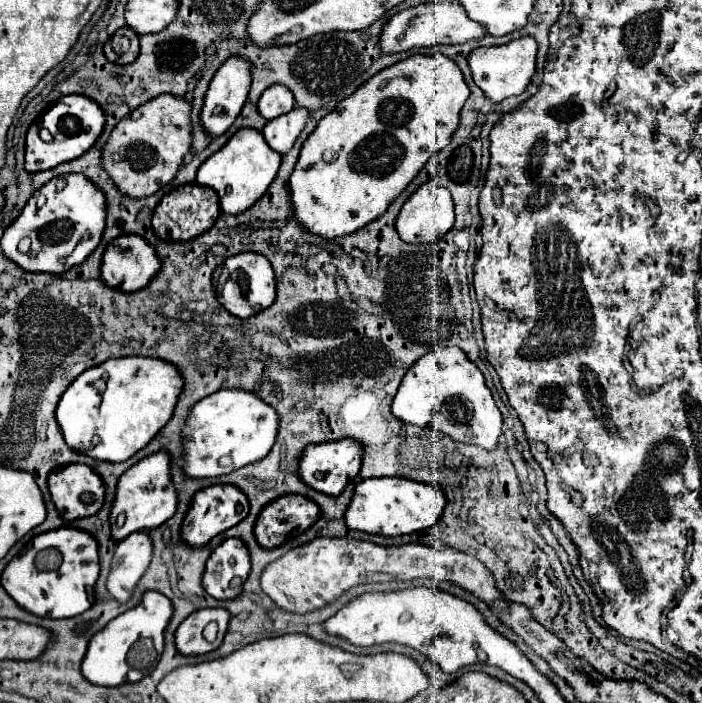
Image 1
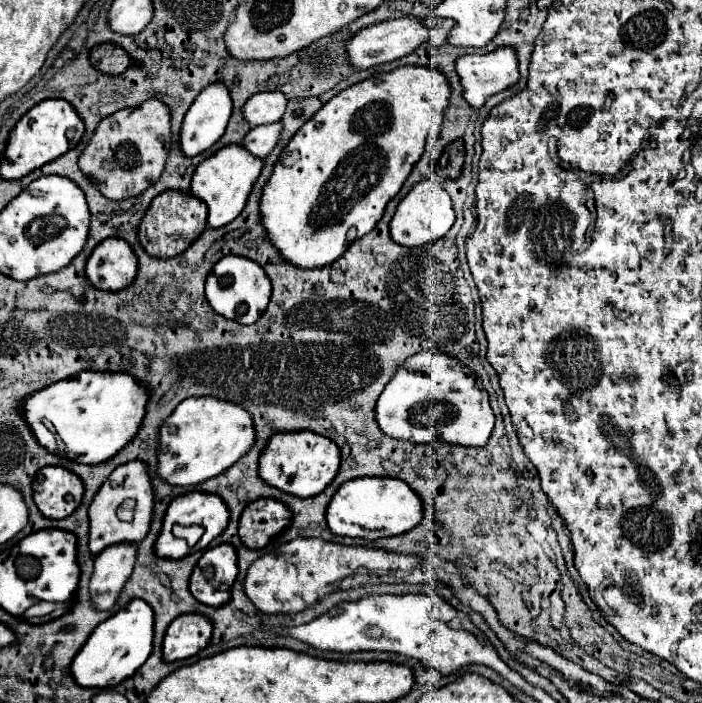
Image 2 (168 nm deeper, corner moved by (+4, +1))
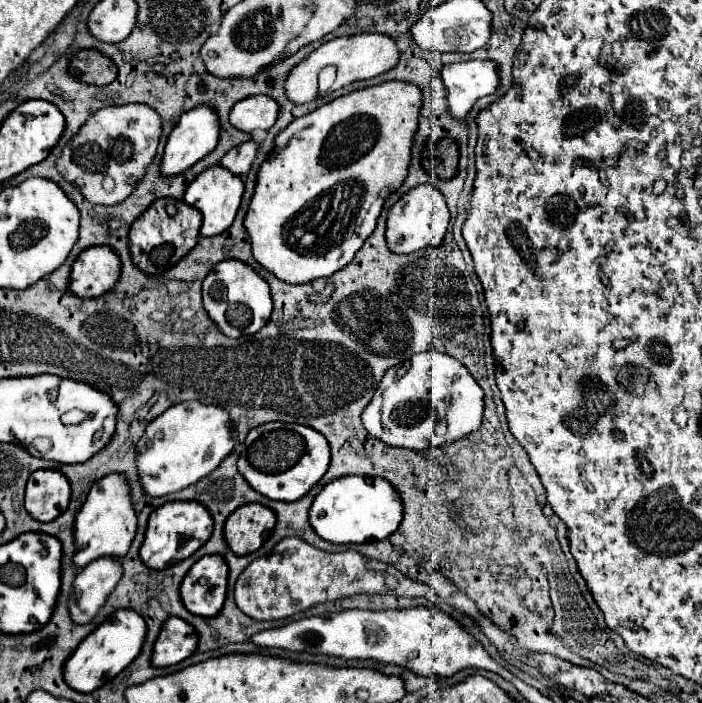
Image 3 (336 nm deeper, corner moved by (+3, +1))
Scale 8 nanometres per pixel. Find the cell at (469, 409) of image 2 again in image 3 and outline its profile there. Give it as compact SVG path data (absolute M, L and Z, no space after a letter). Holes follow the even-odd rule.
M427 350L427 352L411 356L403 364L393 366L393 368L389 368L385 372L373 400L369 402L369 406L363 412L363 426L369 430L371 436L379 438L381 442L385 442L389 446L423 450L423 448L431 446L431 438L433 438L435 426L439 422L447 424L447 442L463 440L469 434L481 430L481 426L483 426L483 410L485 410L483 396L485 396L483 388L475 382L471 372L459 360L451 358L445 352Z

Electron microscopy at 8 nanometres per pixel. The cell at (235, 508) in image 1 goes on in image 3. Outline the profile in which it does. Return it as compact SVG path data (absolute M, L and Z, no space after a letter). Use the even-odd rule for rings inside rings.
M191 500L167 502L159 506L149 518L147 534L141 546L141 558L149 568L163 570L179 560L189 558L211 538L211 534L213 534L213 518L205 506L201 506L199 502L191 502ZM179 536L189 536L189 542L183 548L179 548Z

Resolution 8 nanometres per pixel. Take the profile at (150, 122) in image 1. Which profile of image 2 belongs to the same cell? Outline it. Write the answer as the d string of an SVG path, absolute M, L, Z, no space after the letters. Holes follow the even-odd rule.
M146 100L136 108L124 108L98 124L88 146L78 156L78 166L88 180L110 200L126 200L154 184L166 164L170 148L170 110L160 100Z

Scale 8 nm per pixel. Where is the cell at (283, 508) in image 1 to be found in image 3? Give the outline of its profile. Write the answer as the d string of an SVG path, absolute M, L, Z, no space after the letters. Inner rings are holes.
M245 504L225 522L225 538L239 556L255 552L269 538L277 524L275 512L263 504Z

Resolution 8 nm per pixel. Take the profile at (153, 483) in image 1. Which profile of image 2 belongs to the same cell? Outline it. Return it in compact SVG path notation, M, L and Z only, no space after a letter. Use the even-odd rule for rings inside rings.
M128 462L122 464L110 474L110 478L102 484L102 490L94 496L94 502L88 506L90 520L90 540L88 548L92 554L100 554L104 548L114 544L138 544L150 530L150 518L154 510L154 492L148 478L148 468L144 462ZM124 500L134 500L134 518L132 522L122 522L118 518L118 508Z

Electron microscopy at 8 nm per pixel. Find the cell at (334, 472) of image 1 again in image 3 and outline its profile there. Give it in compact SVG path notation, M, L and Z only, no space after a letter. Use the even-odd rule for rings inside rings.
M269 422L253 428L245 440L245 452L239 456L239 472L253 490L283 502L303 498L327 472L331 464L331 448L323 434L303 424Z

